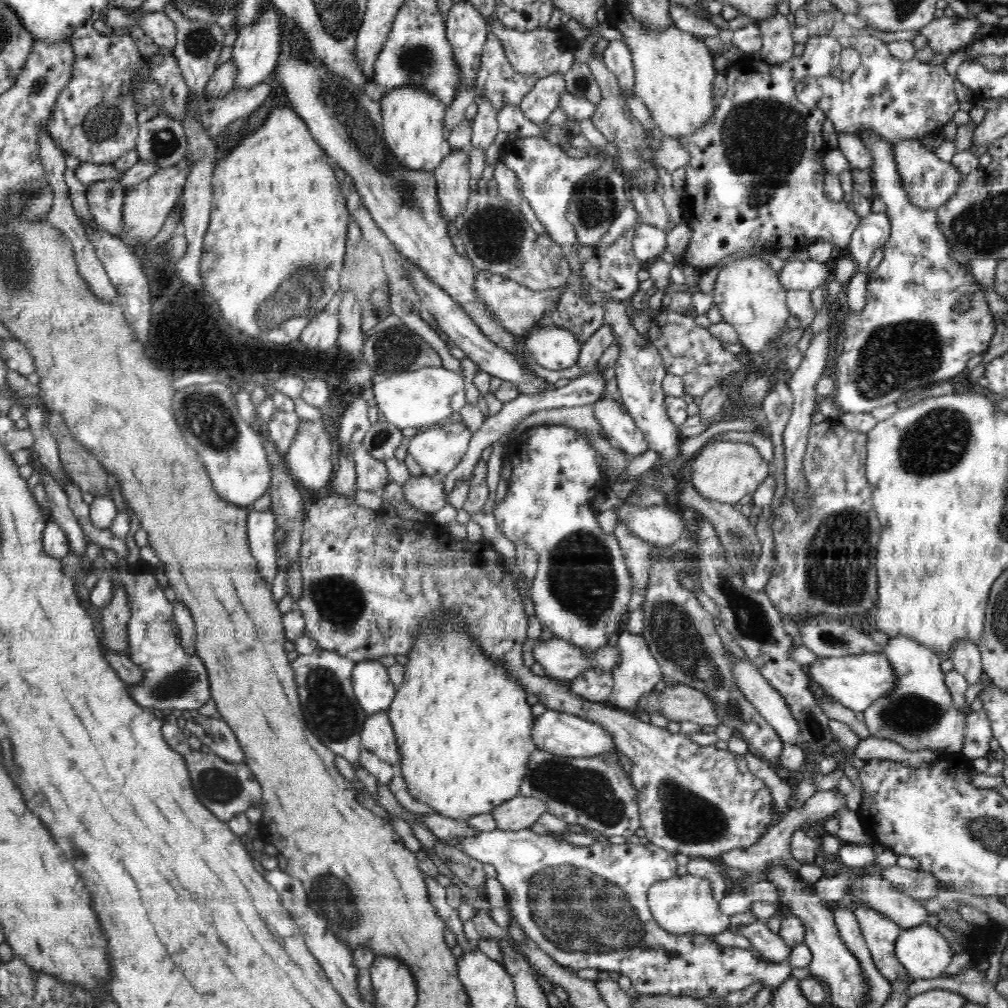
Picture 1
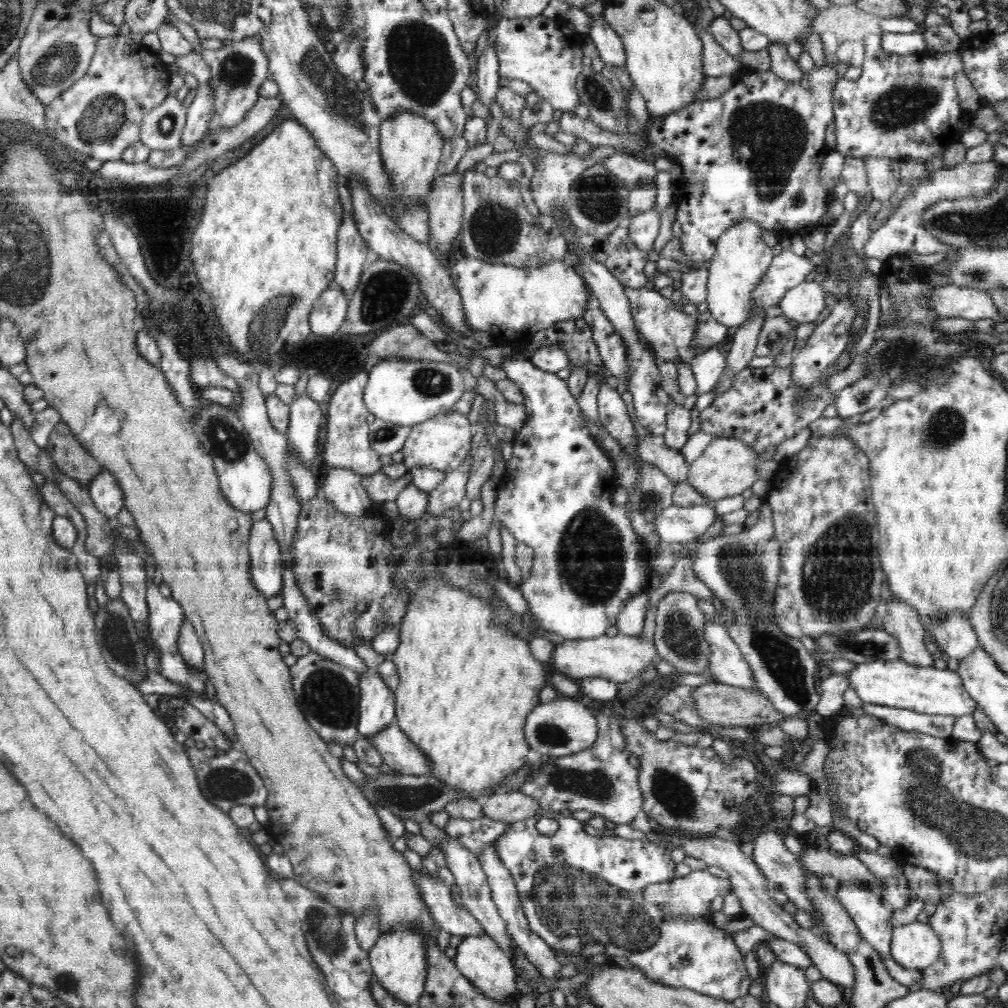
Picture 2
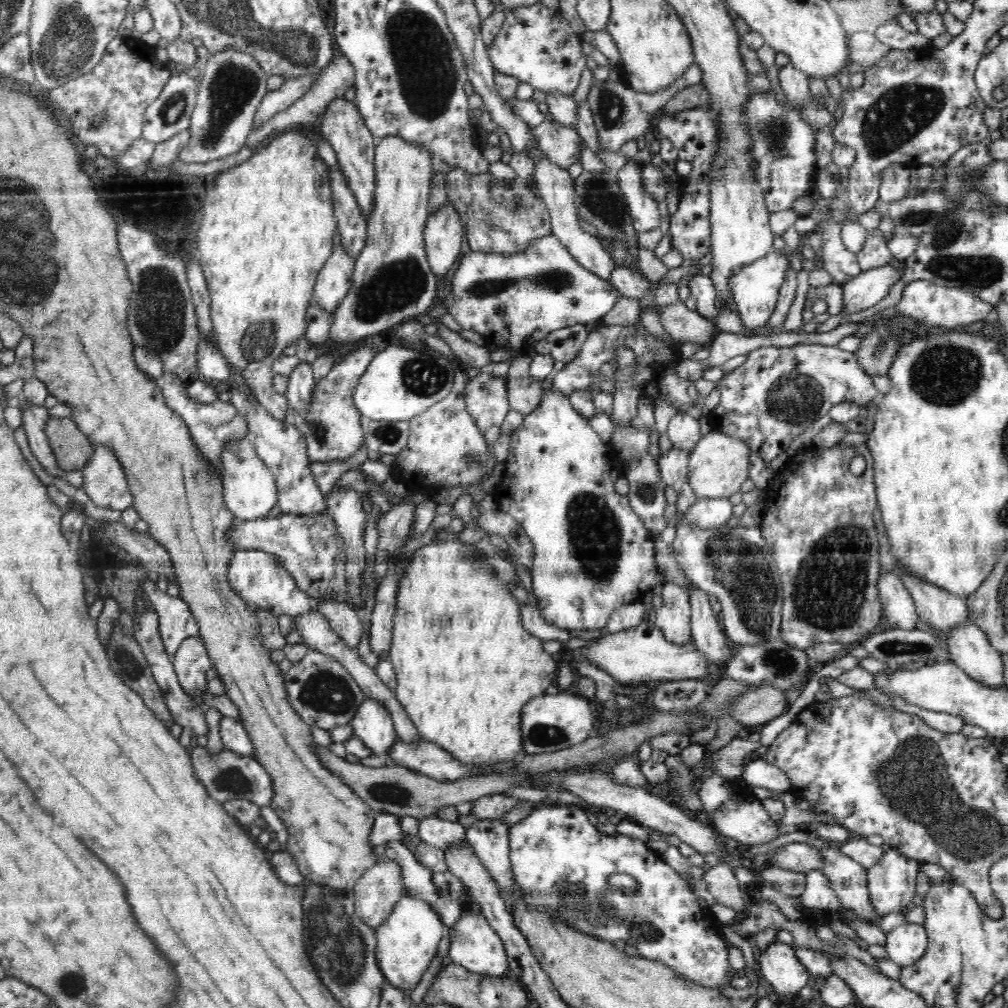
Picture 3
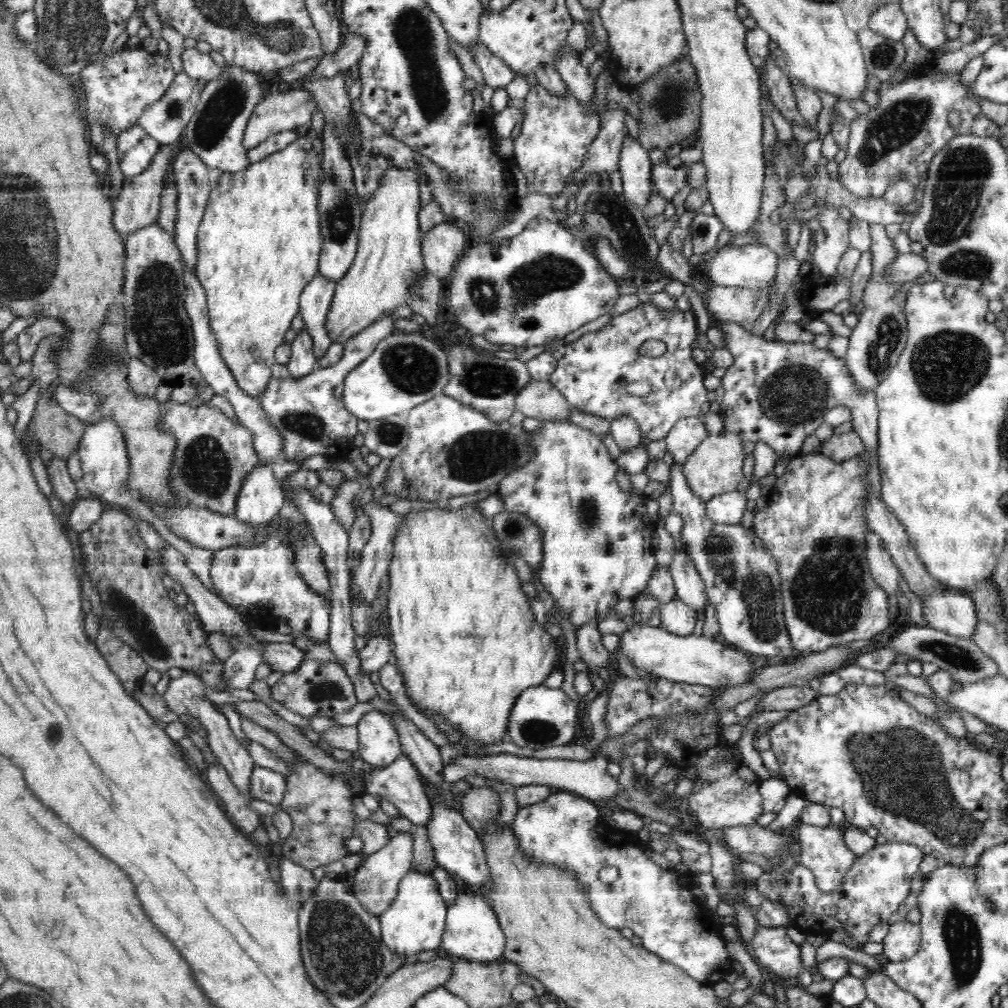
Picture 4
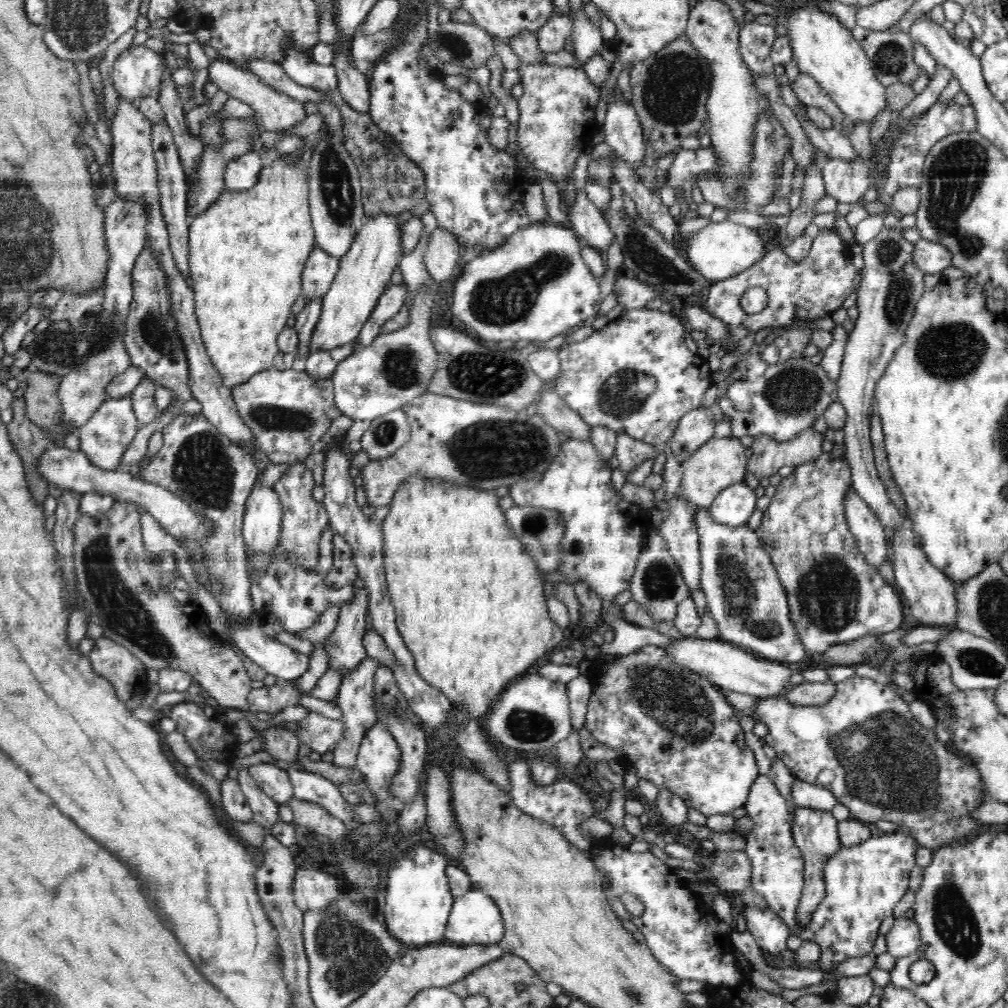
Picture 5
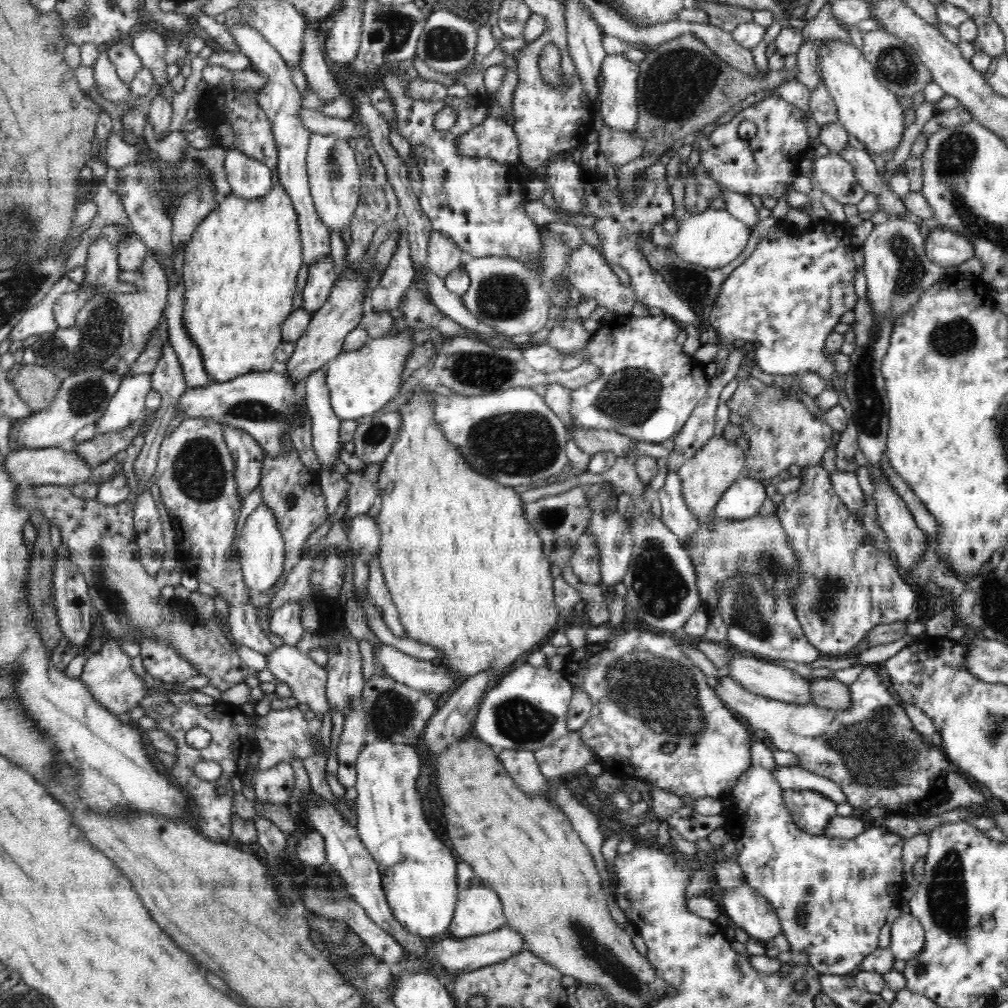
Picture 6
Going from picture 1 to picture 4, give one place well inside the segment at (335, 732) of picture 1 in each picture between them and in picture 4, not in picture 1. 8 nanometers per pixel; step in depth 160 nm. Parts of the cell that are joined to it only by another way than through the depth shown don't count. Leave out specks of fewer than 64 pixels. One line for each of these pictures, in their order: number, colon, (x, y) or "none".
2: (328, 694)
3: (324, 694)
4: (315, 688)

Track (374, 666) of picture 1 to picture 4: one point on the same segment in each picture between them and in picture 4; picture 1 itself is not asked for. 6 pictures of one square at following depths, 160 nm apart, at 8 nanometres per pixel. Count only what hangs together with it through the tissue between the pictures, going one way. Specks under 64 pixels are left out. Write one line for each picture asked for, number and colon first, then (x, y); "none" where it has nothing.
2: (377, 701)
3: (372, 724)
4: (379, 745)

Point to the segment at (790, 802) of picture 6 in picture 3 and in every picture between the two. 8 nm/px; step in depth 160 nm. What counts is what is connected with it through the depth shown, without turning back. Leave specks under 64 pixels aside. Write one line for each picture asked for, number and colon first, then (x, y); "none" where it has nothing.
3: (848, 878)
4: (822, 848)
5: (815, 832)

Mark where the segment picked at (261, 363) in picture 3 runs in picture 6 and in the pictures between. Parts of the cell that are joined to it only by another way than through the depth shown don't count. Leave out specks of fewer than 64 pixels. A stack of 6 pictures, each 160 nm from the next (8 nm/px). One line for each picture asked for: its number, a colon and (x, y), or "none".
4: (259, 243)
5: (247, 254)
6: (240, 267)

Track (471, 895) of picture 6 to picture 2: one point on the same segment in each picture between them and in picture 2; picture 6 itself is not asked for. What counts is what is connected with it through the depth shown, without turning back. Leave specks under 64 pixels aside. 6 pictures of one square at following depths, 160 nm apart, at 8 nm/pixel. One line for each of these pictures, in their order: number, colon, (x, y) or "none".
2: (480, 960)
3: (473, 945)
4: (473, 933)
5: (474, 919)

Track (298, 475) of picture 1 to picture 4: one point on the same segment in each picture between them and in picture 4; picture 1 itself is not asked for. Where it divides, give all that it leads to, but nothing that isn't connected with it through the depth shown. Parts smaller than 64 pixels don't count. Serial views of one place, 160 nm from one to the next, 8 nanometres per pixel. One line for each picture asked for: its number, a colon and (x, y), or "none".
2: (306, 418)
3: (301, 382)
4: (302, 361)

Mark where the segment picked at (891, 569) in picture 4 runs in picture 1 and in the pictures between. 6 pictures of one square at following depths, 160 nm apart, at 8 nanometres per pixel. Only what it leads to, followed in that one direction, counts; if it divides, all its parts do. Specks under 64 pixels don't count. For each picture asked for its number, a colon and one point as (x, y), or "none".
1: (919, 714)
2: (901, 620)
3: (899, 611)

